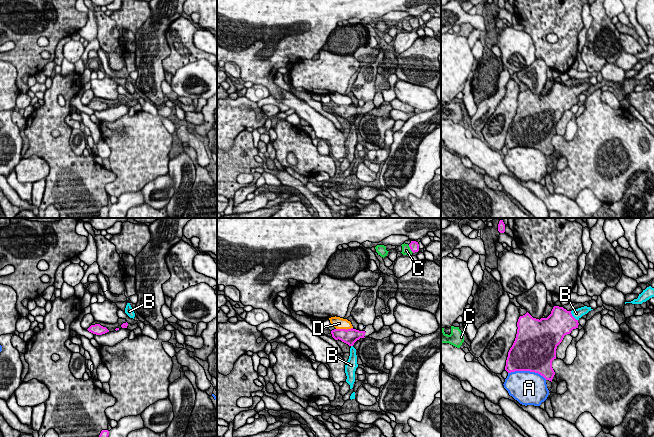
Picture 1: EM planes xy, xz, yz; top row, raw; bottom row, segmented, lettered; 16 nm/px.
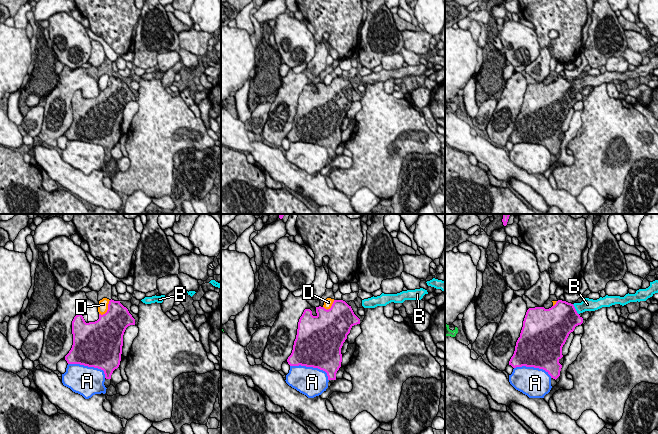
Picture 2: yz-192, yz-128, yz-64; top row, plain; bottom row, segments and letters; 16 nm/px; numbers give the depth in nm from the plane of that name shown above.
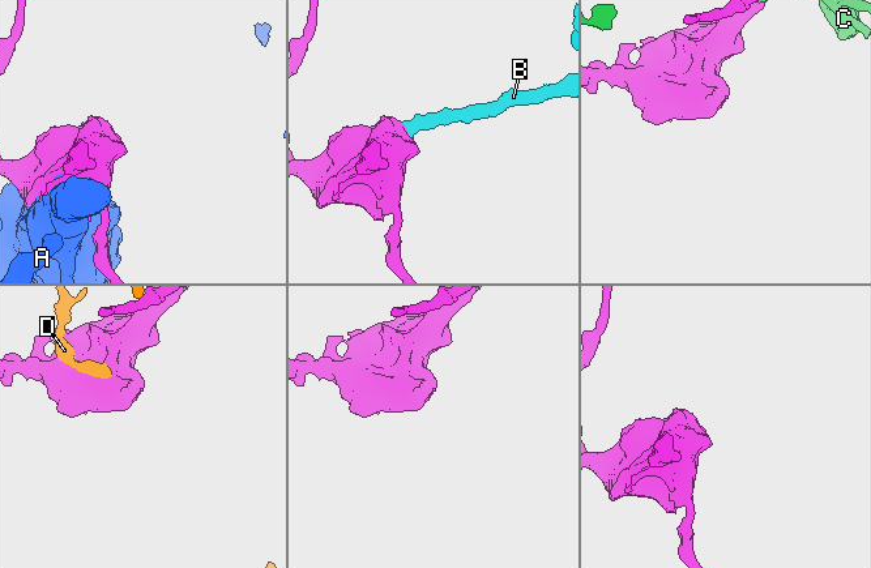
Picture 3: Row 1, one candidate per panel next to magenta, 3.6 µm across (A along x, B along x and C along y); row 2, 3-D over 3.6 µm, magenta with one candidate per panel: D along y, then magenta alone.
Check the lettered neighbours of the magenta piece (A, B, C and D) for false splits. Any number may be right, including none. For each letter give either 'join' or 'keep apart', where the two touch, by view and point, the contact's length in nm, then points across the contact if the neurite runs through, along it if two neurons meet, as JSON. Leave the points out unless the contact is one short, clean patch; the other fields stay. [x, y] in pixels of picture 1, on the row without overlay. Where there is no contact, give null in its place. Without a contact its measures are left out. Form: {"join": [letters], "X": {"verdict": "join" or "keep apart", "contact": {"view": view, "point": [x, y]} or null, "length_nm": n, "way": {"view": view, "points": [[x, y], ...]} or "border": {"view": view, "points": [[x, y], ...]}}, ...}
{"join": ["B"], "A": {"verdict": "keep apart", "contact": {"view": "yz", "point": [527, 146]}, "length_nm": 650}, "B": {"verdict": "join", "contact": {"view": "yz", "point": [572, 92]}, "length_nm": 200, "way": {"view": "yz", "points": [[560, 98], [567, 97], [572, 92], [576, 89]]}}, "C": {"verdict": "keep apart", "contact": {"view": "xz", "point": [410, 24]}, "length_nm": 150}, "D": {"verdict": "keep apart", "contact": {"view": "xz", "point": [344, 105]}, "length_nm": 280}}

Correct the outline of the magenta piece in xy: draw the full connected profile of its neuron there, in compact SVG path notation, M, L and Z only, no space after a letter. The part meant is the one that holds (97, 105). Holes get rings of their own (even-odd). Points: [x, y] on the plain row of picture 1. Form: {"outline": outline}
{"outline": "M100 100L91 101L87 106L96 111L102 111L109 108L106 103L103 103Z"}

